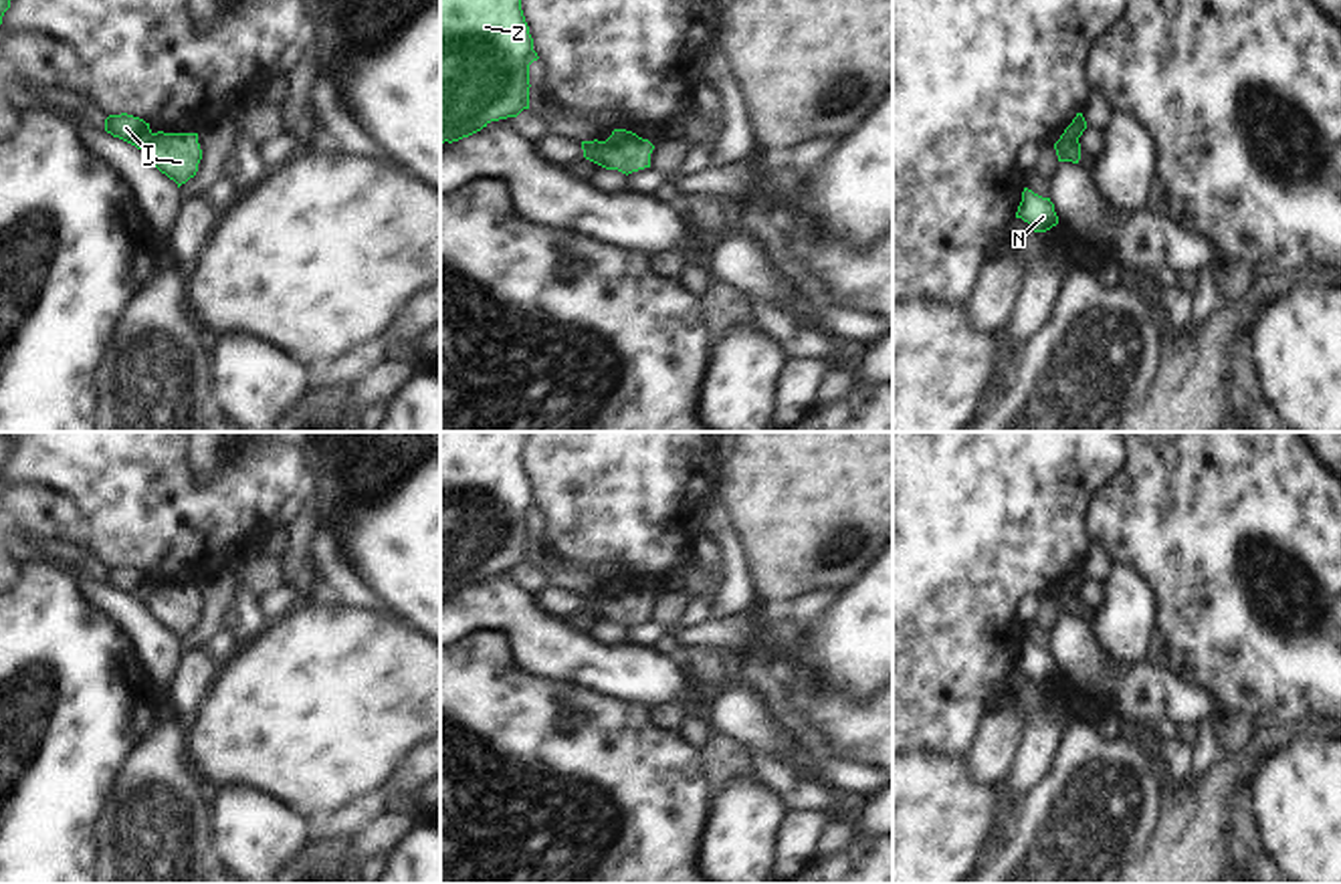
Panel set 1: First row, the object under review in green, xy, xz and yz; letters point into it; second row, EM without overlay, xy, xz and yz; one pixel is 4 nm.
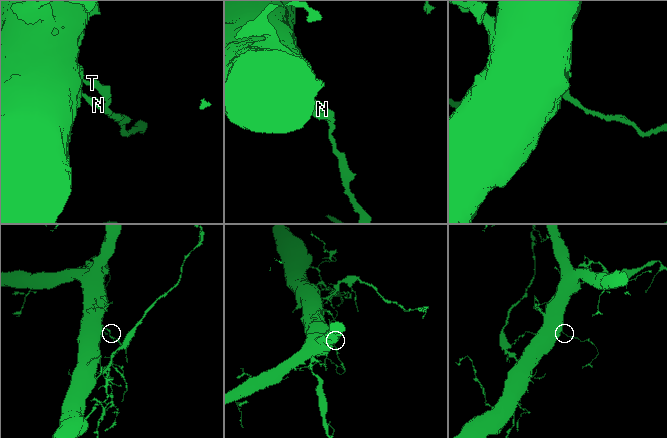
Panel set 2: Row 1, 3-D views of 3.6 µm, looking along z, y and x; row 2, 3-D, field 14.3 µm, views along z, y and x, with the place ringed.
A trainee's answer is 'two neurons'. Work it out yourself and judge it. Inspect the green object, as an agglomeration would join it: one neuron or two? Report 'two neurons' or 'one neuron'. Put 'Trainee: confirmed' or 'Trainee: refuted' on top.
Trainee: confirmed
two neurons

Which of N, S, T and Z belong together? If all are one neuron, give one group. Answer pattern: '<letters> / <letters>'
N T Z / S

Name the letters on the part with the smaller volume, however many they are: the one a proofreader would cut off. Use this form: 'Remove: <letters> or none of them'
Remove: S

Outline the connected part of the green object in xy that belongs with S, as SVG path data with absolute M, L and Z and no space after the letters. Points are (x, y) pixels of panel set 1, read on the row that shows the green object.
M158 131L143 151L149 161L178 184L186 184L196 176L202 159L198 133L164 133Z

